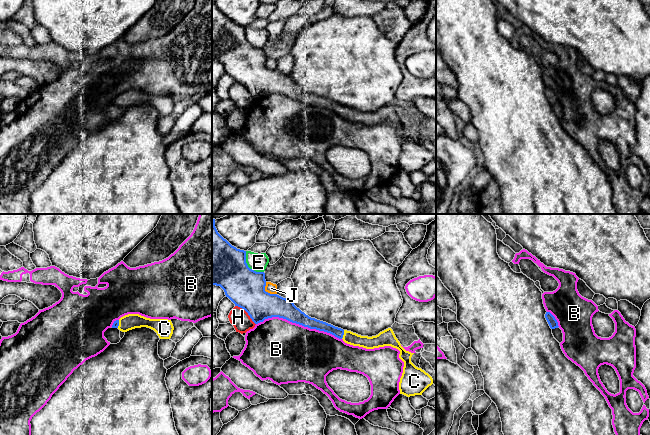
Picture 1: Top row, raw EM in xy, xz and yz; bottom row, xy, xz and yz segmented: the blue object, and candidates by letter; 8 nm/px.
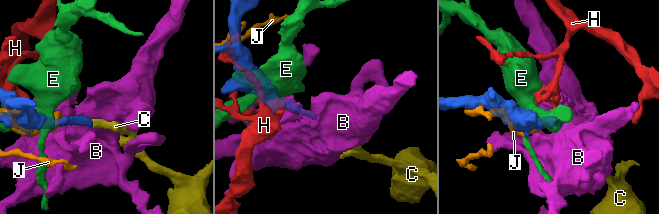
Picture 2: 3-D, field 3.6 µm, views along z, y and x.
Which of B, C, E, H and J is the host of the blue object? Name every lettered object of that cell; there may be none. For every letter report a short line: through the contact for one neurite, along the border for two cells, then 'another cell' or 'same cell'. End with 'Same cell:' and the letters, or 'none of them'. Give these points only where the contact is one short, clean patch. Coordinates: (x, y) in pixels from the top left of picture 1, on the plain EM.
B: another cell
C: line xz (316, 100), (343, 110), (349, 113); same cell
E: another cell
H: line xz (235, 81), (242, 84), (255, 100); another cell
J: another cell
Same cell: C

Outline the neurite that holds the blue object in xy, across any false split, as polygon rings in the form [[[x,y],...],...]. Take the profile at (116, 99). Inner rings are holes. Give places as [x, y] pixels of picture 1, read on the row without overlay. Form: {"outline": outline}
{"outline": [[[128,90],[114,97],[112,104],[127,108],[135,104],[147,103],[154,106],[160,115],[170,115],[173,110],[173,100],[168,95],[150,95],[139,90]]]}

